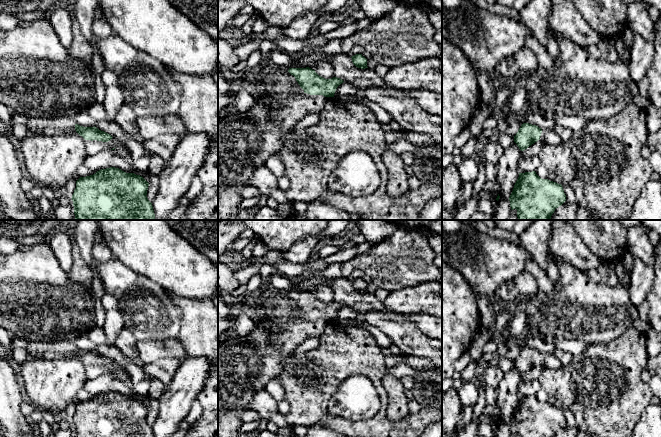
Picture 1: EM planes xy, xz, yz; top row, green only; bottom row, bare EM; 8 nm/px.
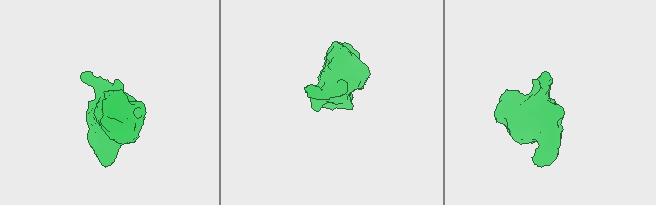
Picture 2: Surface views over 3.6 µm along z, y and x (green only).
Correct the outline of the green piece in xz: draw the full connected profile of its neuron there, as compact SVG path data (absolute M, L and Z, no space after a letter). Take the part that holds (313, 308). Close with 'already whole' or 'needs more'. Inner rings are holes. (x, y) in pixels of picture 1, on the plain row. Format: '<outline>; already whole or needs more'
M309 291L289 292L288 296L304 314L303 318L274 318L277 331L273 335L266 329L269 320L255 320L255 327L248 335L218 343L218 437L239 437L241 416L252 397L279 376L282 361L300 344L310 337L320 337L326 322L334 321L337 311L344 306L337 301L325 303Z; needs more

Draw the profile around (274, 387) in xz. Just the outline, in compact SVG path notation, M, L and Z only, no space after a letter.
M276 378L271 380L265 390L278 402L284 398L284 389L281 382Z

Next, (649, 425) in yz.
M649 405L634 428L633 437L661 437L661 405Z

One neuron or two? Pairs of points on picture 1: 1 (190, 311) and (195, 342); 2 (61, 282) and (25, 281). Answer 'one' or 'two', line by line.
1: one
2: one

